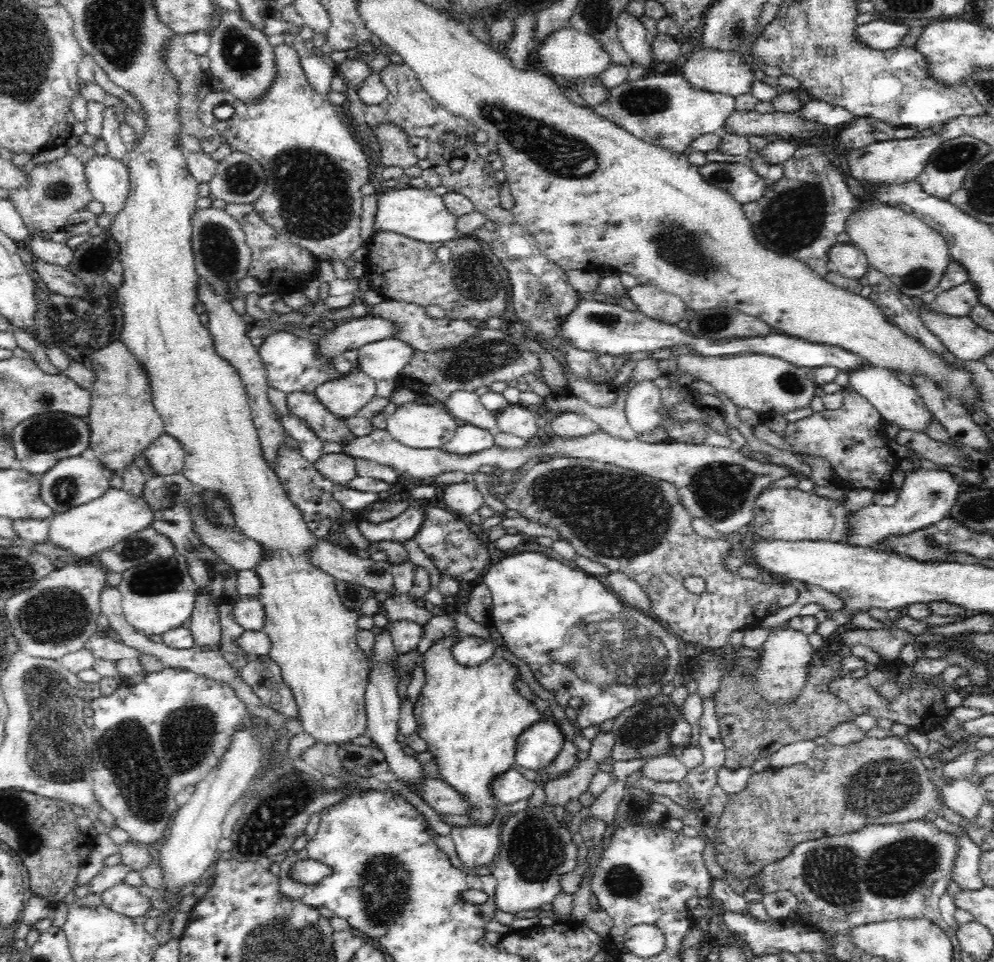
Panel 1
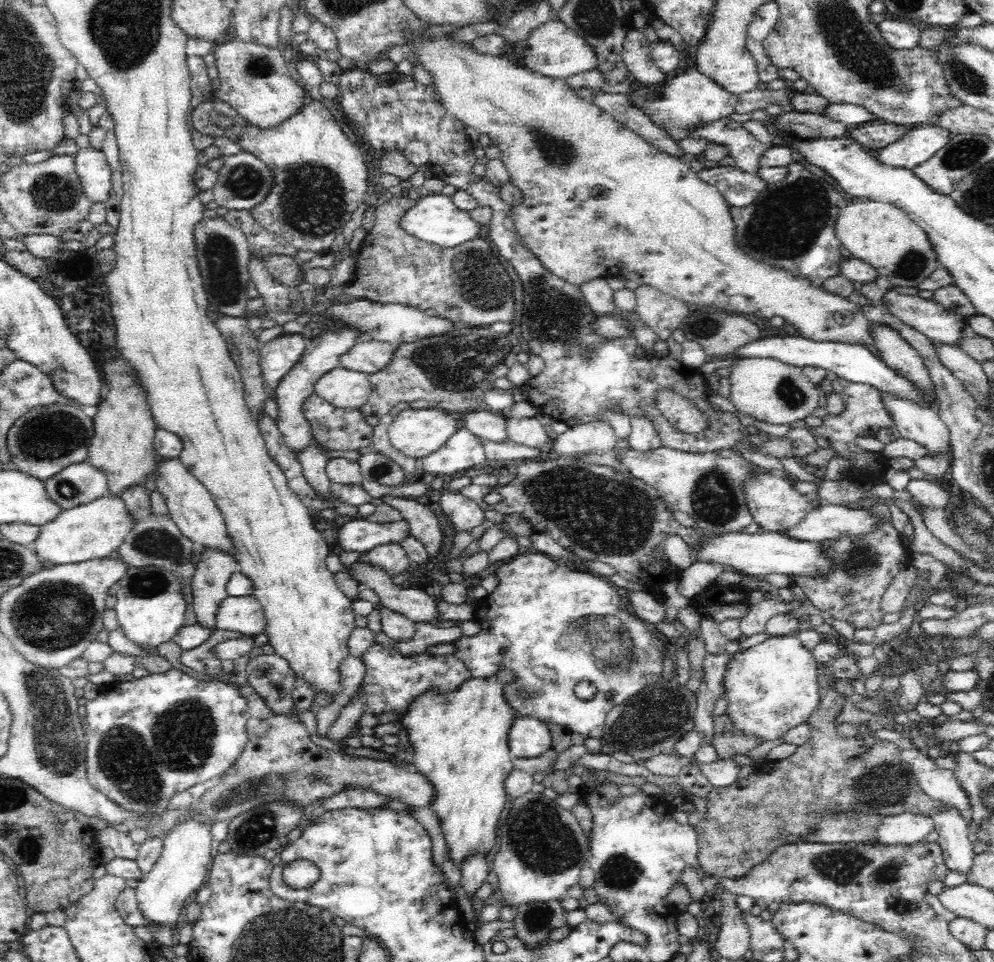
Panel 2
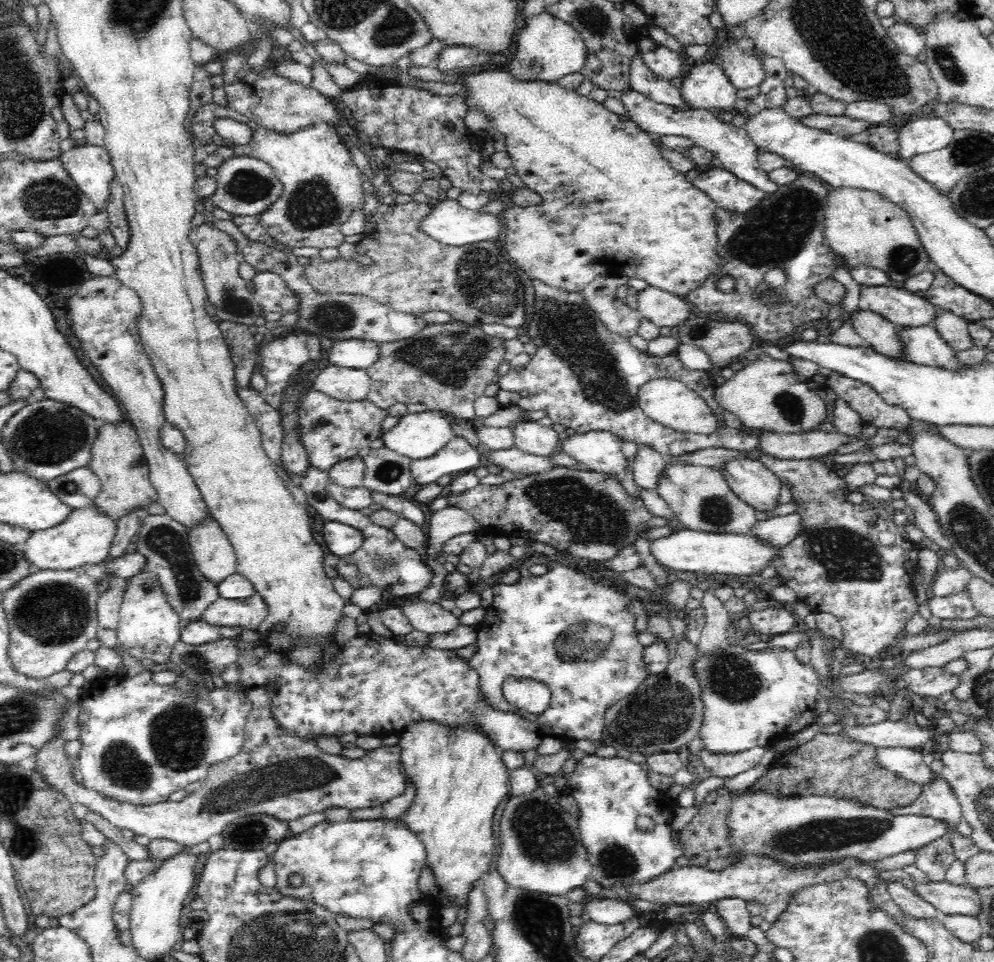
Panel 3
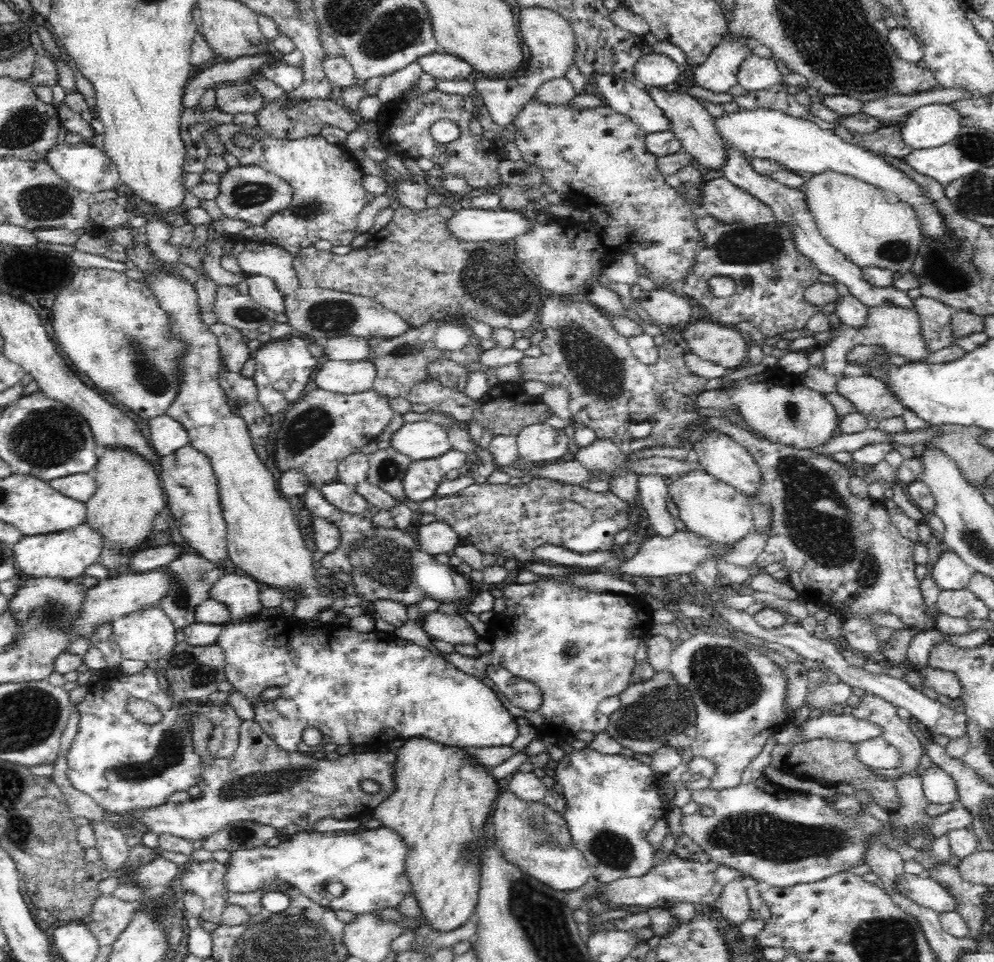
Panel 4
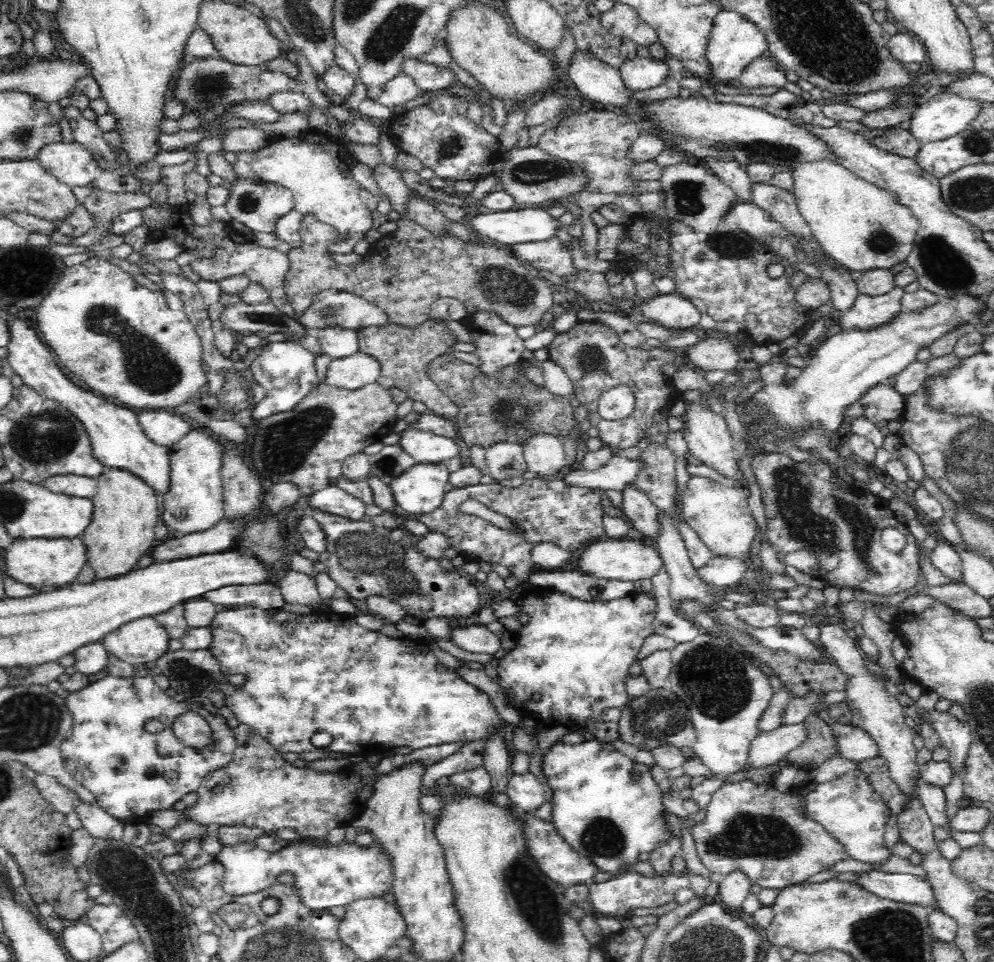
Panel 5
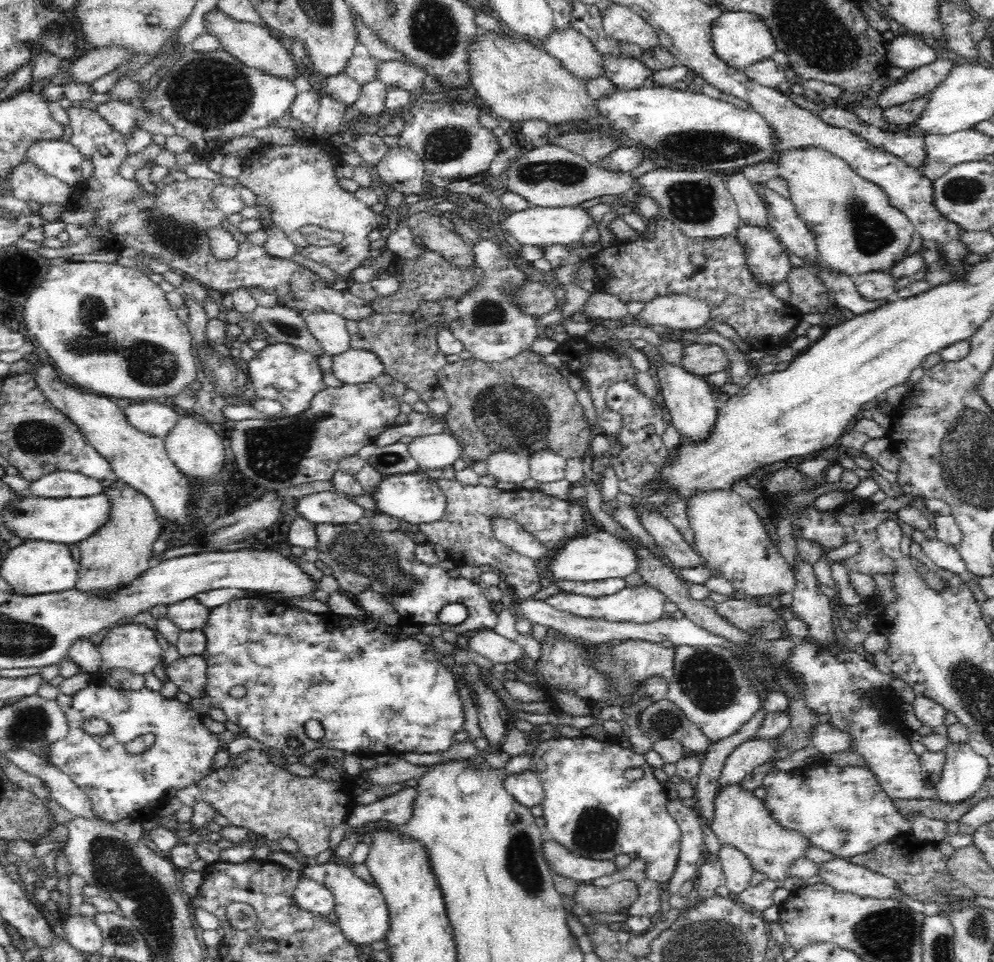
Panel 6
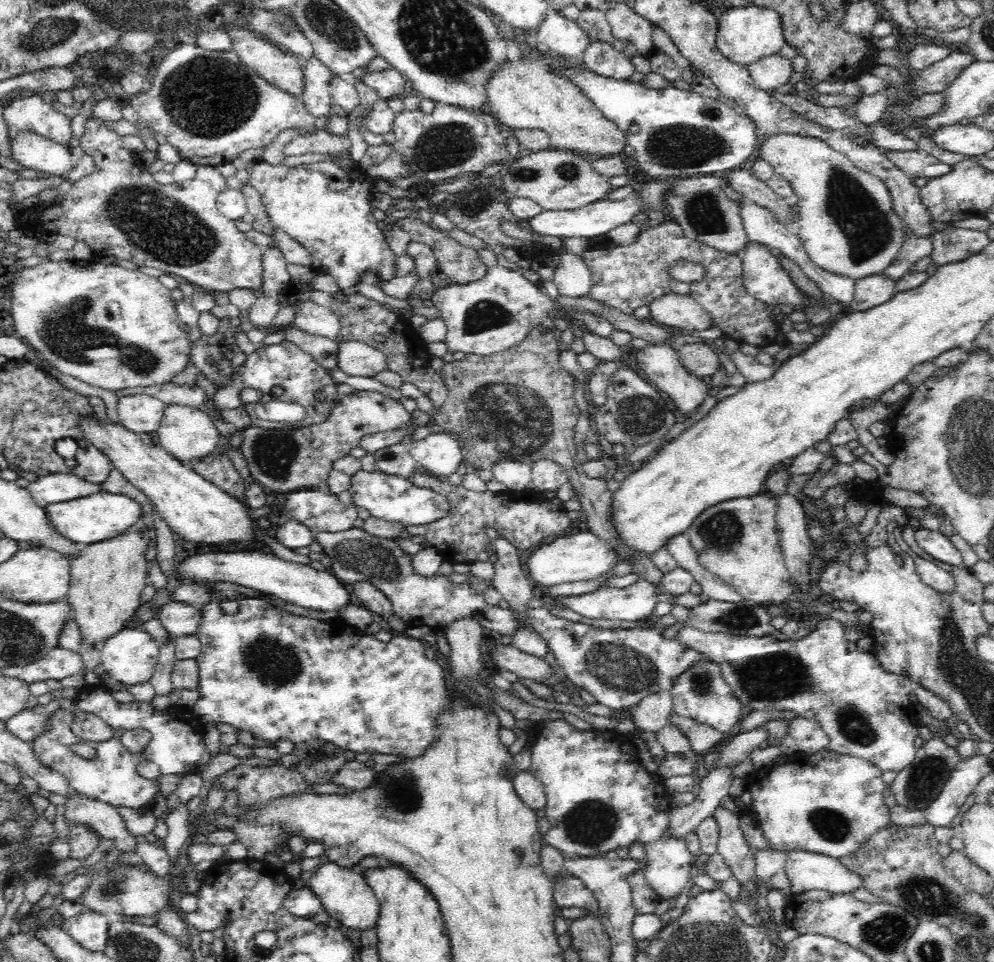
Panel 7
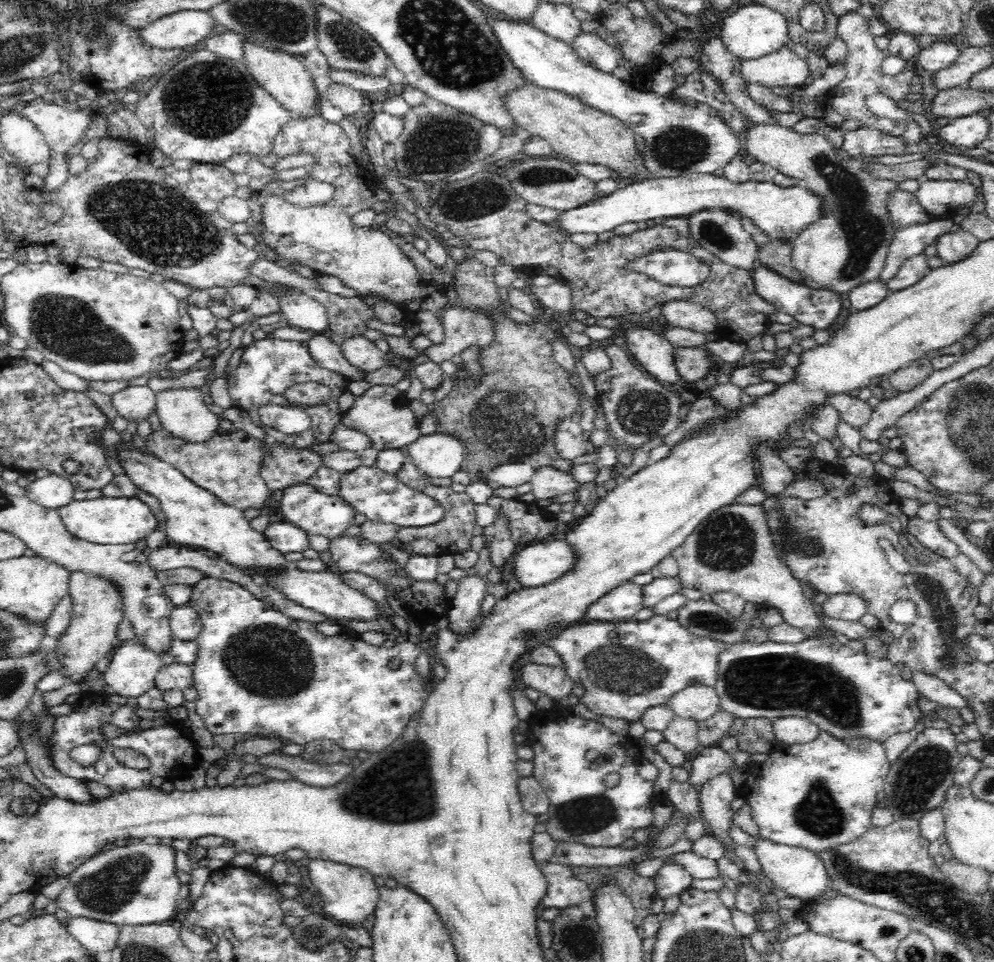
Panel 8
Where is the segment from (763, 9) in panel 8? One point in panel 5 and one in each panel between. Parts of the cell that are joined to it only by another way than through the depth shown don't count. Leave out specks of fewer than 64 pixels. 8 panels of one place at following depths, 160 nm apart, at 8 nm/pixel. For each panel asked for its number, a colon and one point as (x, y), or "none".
5: (734, 42)
6: (740, 38)
7: (745, 34)

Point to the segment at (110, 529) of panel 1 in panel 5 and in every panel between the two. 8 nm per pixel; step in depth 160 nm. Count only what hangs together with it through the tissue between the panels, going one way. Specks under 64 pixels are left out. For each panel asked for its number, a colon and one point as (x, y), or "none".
2: (94, 530)
3: (84, 539)
4: (66, 555)
5: (43, 563)

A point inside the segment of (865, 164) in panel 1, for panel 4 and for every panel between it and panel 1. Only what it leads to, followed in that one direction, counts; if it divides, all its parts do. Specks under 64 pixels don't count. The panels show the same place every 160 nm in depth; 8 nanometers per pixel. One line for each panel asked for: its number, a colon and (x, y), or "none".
2: (920, 141)
3: (929, 133)
4: (928, 126)

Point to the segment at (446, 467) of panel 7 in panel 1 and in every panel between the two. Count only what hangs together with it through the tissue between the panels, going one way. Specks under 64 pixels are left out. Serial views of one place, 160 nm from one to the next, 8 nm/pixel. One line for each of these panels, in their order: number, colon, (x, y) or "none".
1: (415, 425)
2: (417, 433)
3: (419, 434)
4: (423, 440)
5: (425, 447)
6: (434, 451)

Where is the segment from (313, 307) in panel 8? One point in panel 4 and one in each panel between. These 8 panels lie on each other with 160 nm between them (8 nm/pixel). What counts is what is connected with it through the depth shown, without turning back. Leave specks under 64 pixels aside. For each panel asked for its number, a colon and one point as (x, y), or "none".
4: (344, 347)
5: (337, 342)
6: (329, 328)
7: (311, 317)

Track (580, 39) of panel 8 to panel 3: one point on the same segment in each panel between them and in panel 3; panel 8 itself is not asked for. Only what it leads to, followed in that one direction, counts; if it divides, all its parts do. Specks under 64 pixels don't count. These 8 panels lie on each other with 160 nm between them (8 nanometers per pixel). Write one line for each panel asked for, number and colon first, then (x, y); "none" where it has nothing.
3: (664, 63)
4: (656, 70)
5: (637, 73)
6: (626, 72)
7: (600, 57)

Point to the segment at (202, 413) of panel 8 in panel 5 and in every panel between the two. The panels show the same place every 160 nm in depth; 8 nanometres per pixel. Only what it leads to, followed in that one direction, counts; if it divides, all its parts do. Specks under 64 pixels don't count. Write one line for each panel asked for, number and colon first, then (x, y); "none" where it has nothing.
5: (195, 502)
6: (192, 445)
7: (185, 431)

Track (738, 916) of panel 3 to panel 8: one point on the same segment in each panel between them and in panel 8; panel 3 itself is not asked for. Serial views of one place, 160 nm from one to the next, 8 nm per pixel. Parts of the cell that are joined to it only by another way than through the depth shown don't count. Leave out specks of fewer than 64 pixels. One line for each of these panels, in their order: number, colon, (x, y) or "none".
4: (733, 903)
5: (733, 887)
6: (738, 870)
7: (732, 845)
8: (715, 798)

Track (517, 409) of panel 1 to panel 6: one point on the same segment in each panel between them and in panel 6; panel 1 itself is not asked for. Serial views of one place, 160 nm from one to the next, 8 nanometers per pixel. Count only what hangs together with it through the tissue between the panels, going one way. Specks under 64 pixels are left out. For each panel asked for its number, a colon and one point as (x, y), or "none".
2: (529, 432)
3: (530, 437)
4: (541, 444)
5: (545, 455)
6: (546, 466)

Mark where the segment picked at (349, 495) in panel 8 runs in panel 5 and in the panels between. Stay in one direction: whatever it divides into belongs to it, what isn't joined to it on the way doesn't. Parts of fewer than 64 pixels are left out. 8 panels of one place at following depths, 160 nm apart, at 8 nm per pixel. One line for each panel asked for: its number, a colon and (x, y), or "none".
5: (420, 490)
6: (415, 498)
7: (390, 498)

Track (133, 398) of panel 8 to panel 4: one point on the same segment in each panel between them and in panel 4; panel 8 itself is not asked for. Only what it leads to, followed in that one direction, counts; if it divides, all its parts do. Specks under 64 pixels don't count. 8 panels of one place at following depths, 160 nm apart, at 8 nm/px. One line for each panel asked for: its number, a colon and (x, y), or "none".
4: (167, 434)
5: (164, 427)
6: (154, 417)
7: (138, 413)

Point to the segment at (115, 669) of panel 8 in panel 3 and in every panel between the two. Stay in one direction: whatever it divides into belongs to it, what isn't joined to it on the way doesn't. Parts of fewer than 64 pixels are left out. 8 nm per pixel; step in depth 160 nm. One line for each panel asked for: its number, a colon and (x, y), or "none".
3: (148, 628)
4: (147, 635)
5: (144, 640)
6: (133, 647)
7: (131, 657)

